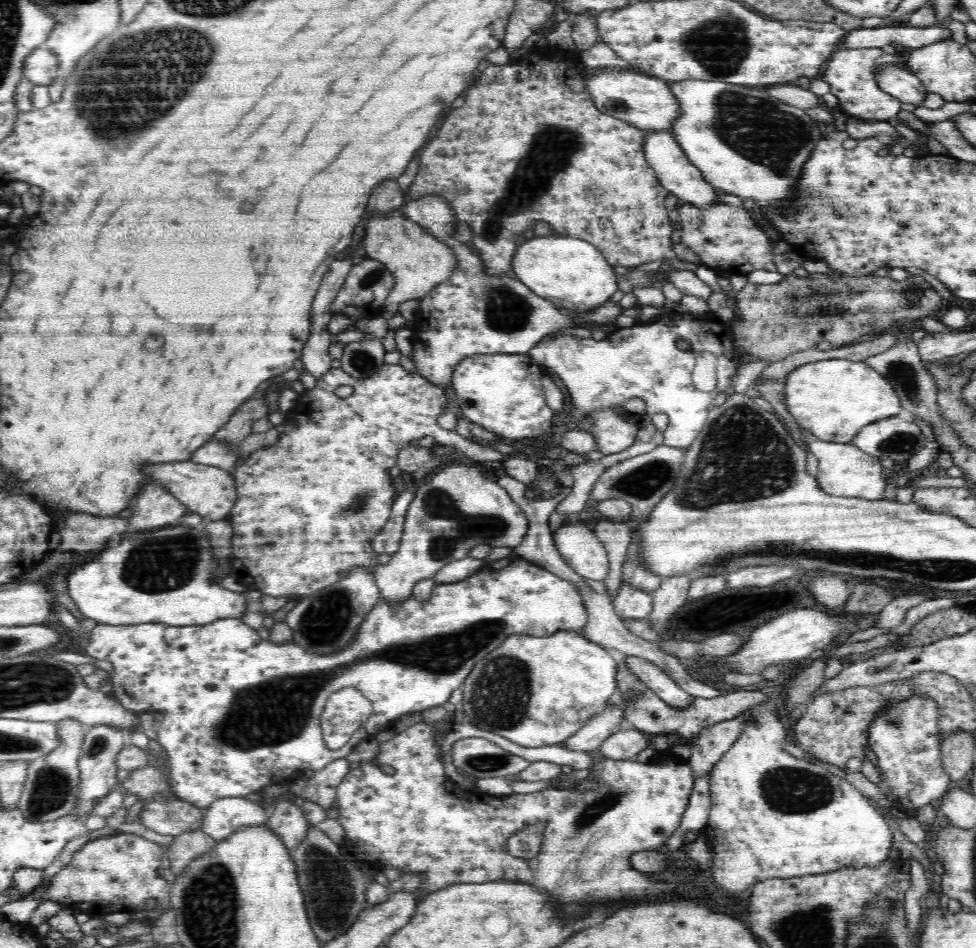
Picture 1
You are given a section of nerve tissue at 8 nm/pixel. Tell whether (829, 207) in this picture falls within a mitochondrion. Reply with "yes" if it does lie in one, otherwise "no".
yes

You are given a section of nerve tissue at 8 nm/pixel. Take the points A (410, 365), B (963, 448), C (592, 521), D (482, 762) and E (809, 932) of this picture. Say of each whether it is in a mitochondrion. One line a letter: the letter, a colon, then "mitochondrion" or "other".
A: other
B: other
C: other
D: mitochondrion
E: mitochondrion

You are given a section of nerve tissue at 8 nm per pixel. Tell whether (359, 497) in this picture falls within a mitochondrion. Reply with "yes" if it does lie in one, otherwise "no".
yes

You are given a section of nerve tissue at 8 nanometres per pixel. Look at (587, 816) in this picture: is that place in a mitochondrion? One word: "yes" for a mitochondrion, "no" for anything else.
yes

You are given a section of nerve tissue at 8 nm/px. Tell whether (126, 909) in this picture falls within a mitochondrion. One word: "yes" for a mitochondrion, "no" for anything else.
no

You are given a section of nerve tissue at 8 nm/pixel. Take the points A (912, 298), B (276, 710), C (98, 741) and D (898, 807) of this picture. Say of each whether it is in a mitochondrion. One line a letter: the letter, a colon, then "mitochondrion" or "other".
A: mitochondrion
B: mitochondrion
C: mitochondrion
D: other

